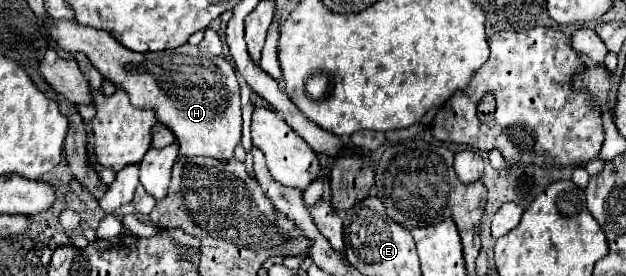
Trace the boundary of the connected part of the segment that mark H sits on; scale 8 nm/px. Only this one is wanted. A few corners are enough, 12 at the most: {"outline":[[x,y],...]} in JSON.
{"outline":[[54,20],[132,106],[154,110],[182,156],[228,160],[240,86],[198,46],[130,52],[108,32]]}

